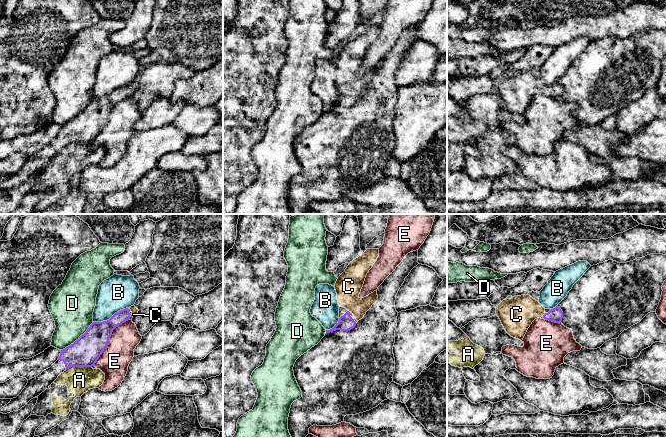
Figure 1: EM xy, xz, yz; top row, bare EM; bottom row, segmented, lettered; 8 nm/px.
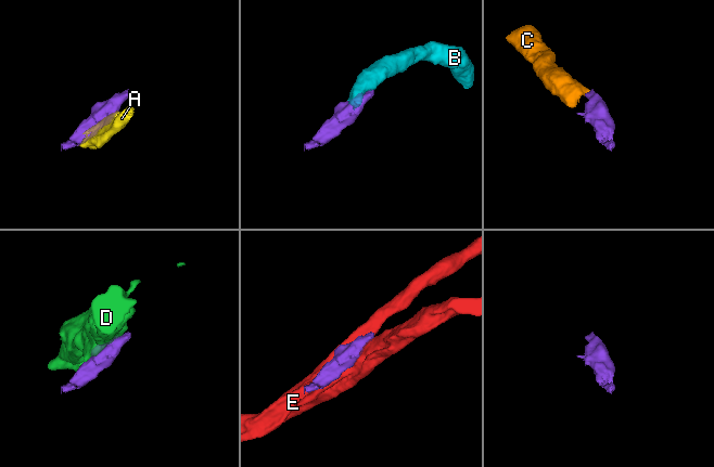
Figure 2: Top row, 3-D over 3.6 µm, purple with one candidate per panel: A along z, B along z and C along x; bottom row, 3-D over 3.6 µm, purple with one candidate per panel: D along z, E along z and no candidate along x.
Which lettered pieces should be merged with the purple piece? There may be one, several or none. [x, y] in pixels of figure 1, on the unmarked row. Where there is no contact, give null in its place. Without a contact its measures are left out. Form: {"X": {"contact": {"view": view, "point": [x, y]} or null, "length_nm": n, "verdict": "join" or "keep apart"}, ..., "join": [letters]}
{"A": {"contact": {"view": "xy", "point": [78, 142]}, "length_nm": 220, "verdict": "keep apart"}, "B": {"contact": {"view": "xy", "point": [105, 97]}, "length_nm": 220, "verdict": "keep apart"}, "C": {"contact": {"view": "yz", "point": [543, 91]}, "length_nm": 40, "verdict": "join"}, "D": {"contact": {"view": "xy", "point": [78, 115]}, "length_nm": 340, "verdict": "keep apart"}, "E": {"contact": {"view": "xy", "point": [109, 115]}, "length_nm": 480, "verdict": "keep apart"}, "join": ["C"]}

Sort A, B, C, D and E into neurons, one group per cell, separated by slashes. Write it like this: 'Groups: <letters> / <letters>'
Groups: A / B / C / D / E

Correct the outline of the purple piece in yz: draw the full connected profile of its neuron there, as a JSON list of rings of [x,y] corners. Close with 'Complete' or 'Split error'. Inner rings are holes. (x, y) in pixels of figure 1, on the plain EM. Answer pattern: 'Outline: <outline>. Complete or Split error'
Outline: [[[528,70],[503,76],[496,82],[496,91],[506,108],[521,117],[535,95],[543,93],[561,99],[563,94],[563,88],[558,82],[546,89],[545,84]]]. Split error

